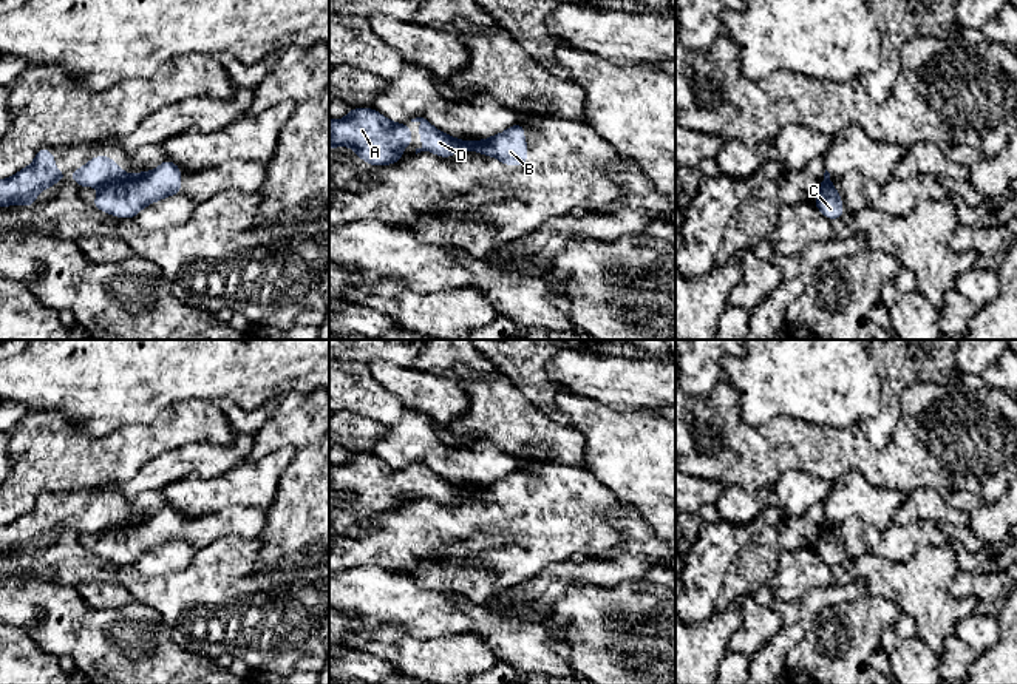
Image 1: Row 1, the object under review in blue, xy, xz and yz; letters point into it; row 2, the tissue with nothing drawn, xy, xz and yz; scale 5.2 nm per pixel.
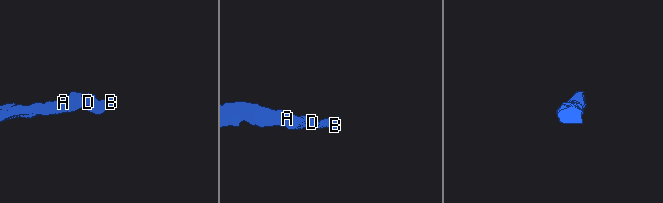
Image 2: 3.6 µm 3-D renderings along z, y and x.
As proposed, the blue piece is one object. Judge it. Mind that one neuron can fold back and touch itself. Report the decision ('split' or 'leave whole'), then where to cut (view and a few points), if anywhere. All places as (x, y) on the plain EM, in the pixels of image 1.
split; cut xy (129, 521), (104, 533)

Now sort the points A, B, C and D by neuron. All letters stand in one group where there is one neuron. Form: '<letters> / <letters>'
A D / B C

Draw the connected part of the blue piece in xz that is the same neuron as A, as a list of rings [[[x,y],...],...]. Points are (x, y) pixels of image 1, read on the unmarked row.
[[[351,454],[342,466],[329,463],[329,494],[351,493],[374,513],[403,506],[402,496],[408,491],[408,471],[396,469],[374,454]]]

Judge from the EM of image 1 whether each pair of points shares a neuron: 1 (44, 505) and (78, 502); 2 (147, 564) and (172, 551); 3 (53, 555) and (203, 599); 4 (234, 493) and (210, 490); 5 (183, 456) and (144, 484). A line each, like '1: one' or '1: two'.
1: one
2: one
3: one
4: one
5: one

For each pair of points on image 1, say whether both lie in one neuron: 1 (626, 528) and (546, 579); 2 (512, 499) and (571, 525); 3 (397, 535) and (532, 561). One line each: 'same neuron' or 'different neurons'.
1: different neurons
2: same neuron
3: same neuron

